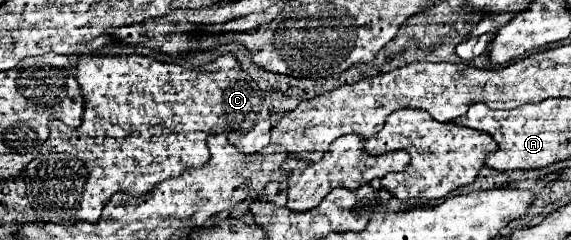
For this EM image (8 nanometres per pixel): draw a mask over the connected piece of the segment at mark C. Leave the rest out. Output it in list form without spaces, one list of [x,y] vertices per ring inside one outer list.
[[[232,52],[218,56],[206,66],[206,70],[188,70],[184,66],[158,62],[140,54],[80,54],[76,80],[86,102],[82,126],[72,134],[50,132],[50,138],[42,144],[38,158],[28,162],[24,172],[28,202],[36,210],[40,222],[98,222],[104,204],[114,192],[122,190],[134,196],[146,194],[158,182],[178,176],[184,168],[200,168],[204,162],[208,162],[208,134],[240,132],[238,146],[244,154],[260,152],[270,142],[272,118],[268,106],[264,104],[264,92],[250,78],[250,74],[240,68]]]

